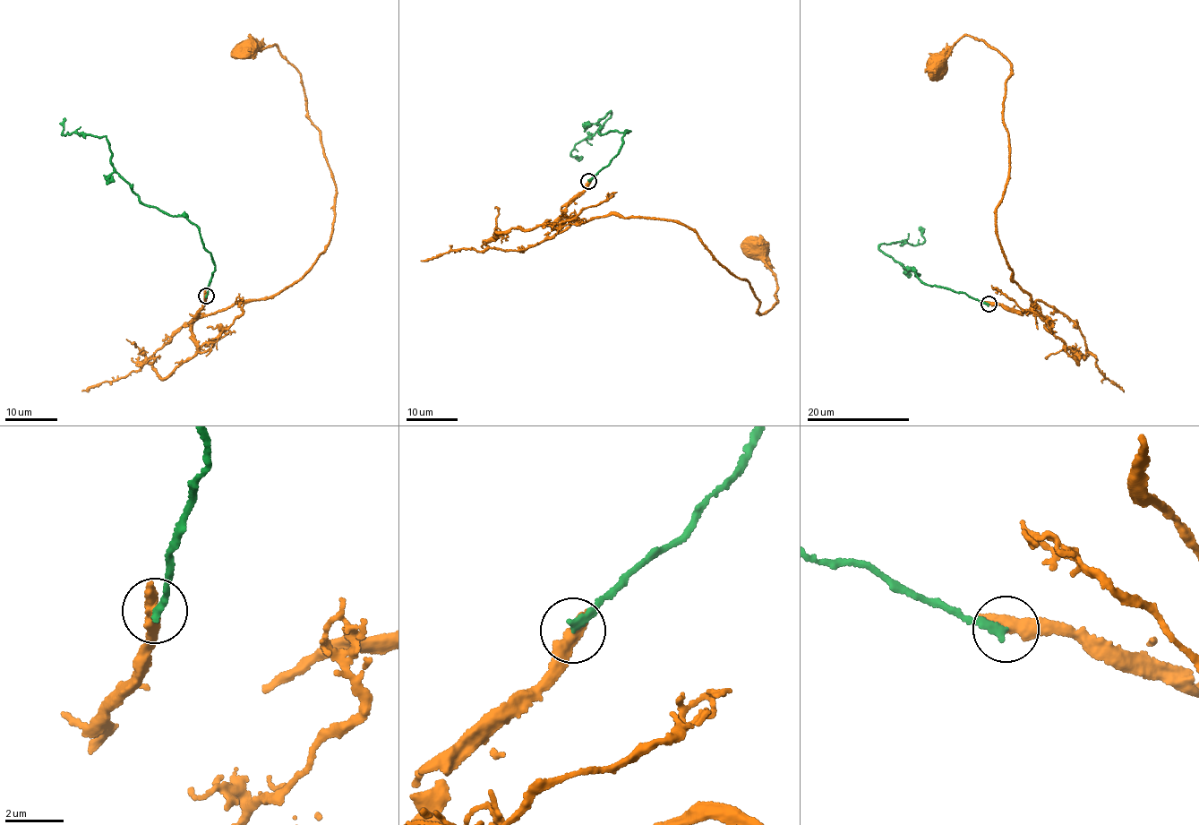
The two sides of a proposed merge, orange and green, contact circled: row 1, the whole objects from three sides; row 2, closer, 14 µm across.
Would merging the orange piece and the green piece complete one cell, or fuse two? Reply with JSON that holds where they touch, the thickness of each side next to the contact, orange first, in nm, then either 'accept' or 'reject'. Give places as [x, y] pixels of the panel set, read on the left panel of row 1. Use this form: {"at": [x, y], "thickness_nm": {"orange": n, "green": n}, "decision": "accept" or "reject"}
{"at": [206, 296], "thickness_nm": {"orange": 500, "green": 240}, "decision": "reject"}

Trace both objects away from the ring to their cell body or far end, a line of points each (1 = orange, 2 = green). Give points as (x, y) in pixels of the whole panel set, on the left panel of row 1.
1: (206, 296), (200, 318), (298, 282), (328, 244), (334, 220), (334, 176), (298, 71), (273, 44), (243, 50)
2: (206, 296), (215, 268), (199, 227), (139, 200), (131, 184), (114, 169), (106, 137), (64, 135), (65, 118)

